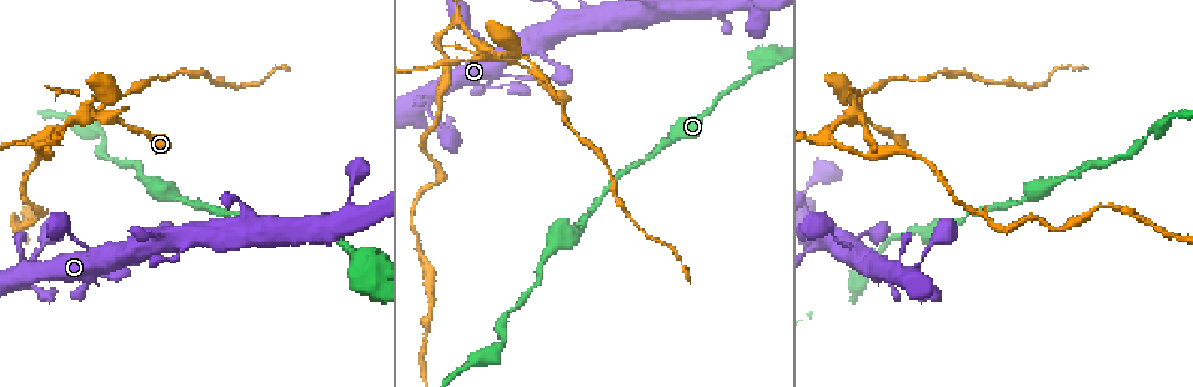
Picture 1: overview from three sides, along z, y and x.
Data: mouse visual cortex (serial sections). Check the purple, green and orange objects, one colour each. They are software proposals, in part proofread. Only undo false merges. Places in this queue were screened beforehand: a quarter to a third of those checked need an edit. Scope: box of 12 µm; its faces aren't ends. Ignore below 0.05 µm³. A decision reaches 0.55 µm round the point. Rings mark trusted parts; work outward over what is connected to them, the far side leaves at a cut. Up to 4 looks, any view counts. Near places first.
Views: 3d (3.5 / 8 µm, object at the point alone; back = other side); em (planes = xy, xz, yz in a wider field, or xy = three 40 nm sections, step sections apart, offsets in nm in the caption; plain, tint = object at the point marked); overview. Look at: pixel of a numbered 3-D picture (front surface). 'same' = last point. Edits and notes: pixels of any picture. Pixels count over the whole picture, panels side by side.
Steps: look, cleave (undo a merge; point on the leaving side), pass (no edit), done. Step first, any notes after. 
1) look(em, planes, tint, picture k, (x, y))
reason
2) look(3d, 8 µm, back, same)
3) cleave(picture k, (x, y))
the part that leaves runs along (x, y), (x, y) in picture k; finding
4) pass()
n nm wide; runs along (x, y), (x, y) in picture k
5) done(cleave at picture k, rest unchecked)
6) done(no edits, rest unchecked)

look(em, xy, step 5, tint, picture 1, (371, 268))
thick turns thin

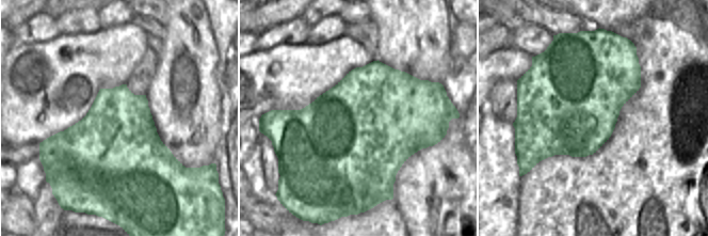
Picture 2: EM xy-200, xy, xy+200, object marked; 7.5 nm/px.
look(3d, 3.5 µm, same)

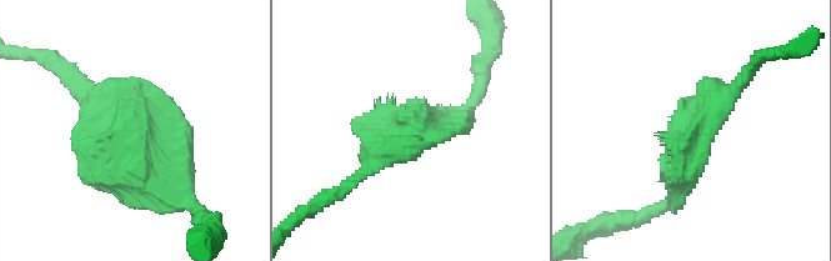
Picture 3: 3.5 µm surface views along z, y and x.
pass()
runs along (73, 79), (169, 190) in picture 3; all the same cell

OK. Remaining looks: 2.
look(3d, 3.5 µm, picture 1, (108, 121))
a narrow waist

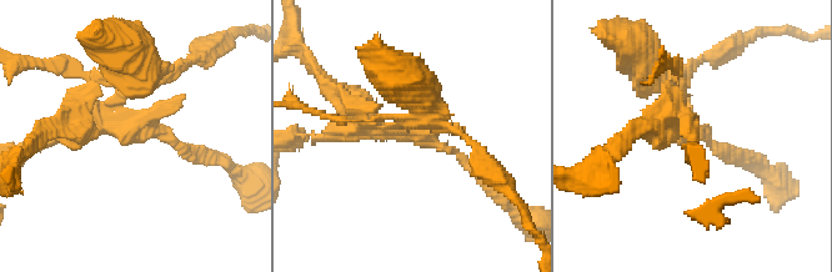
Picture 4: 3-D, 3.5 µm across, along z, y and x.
look(em, xy, step 3, tint, picture 4, (416, 132))

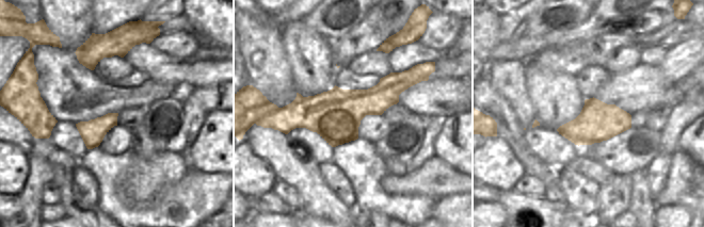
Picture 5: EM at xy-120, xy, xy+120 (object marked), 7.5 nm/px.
cleave(picture 4, (58, 122))
380 nm wide; the part that leaves runs along (369, 125), (354, 115), (307, 58) in picture 4; a second cell is stuck on

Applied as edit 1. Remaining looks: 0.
done(cleave at picture 4, rest unchecked)

